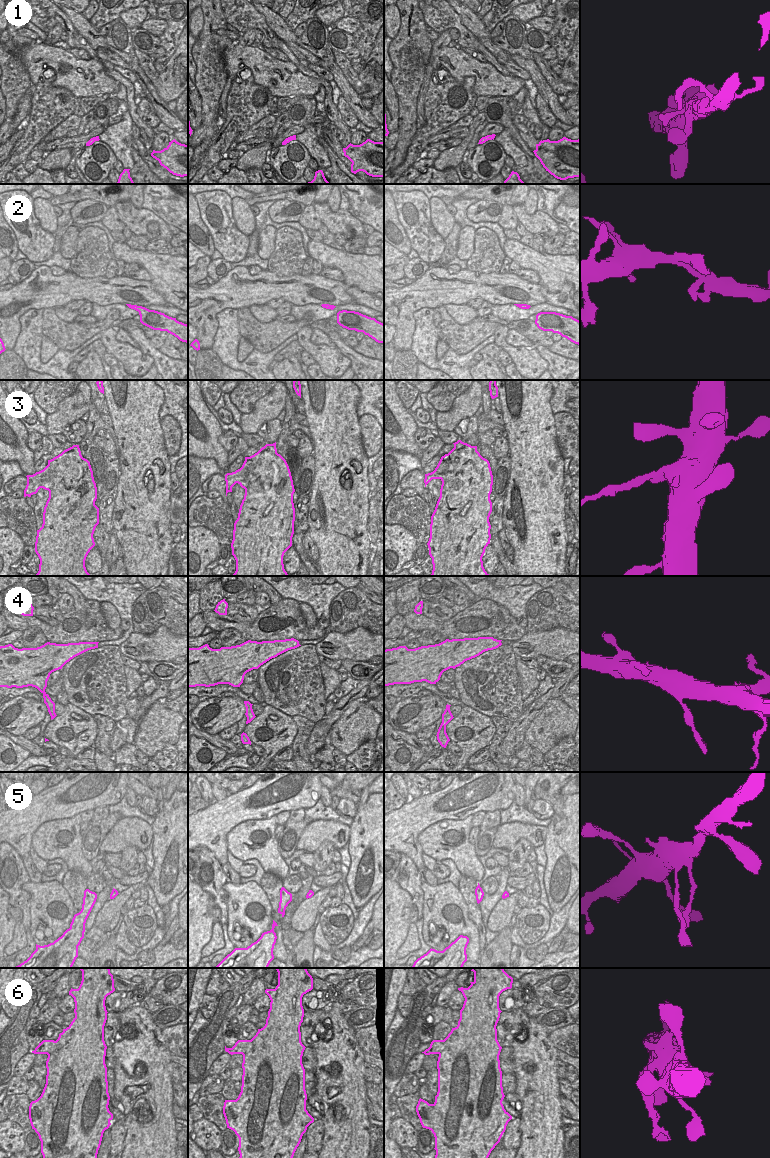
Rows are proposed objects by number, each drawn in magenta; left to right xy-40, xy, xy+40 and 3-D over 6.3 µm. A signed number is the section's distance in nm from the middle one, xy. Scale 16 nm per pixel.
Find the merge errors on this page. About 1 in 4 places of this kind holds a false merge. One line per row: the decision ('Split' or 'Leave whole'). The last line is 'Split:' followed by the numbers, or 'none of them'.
1: Leave whole
2: Leave whole
3: Split
4: Leave whole
5: Leave whole
6: Split
Split: 3, 6

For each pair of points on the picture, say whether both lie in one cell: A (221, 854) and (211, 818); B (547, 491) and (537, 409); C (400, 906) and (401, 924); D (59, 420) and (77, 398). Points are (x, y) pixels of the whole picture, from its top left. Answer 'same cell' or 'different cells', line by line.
A: same cell
B: same cell
C: same cell
D: same cell

